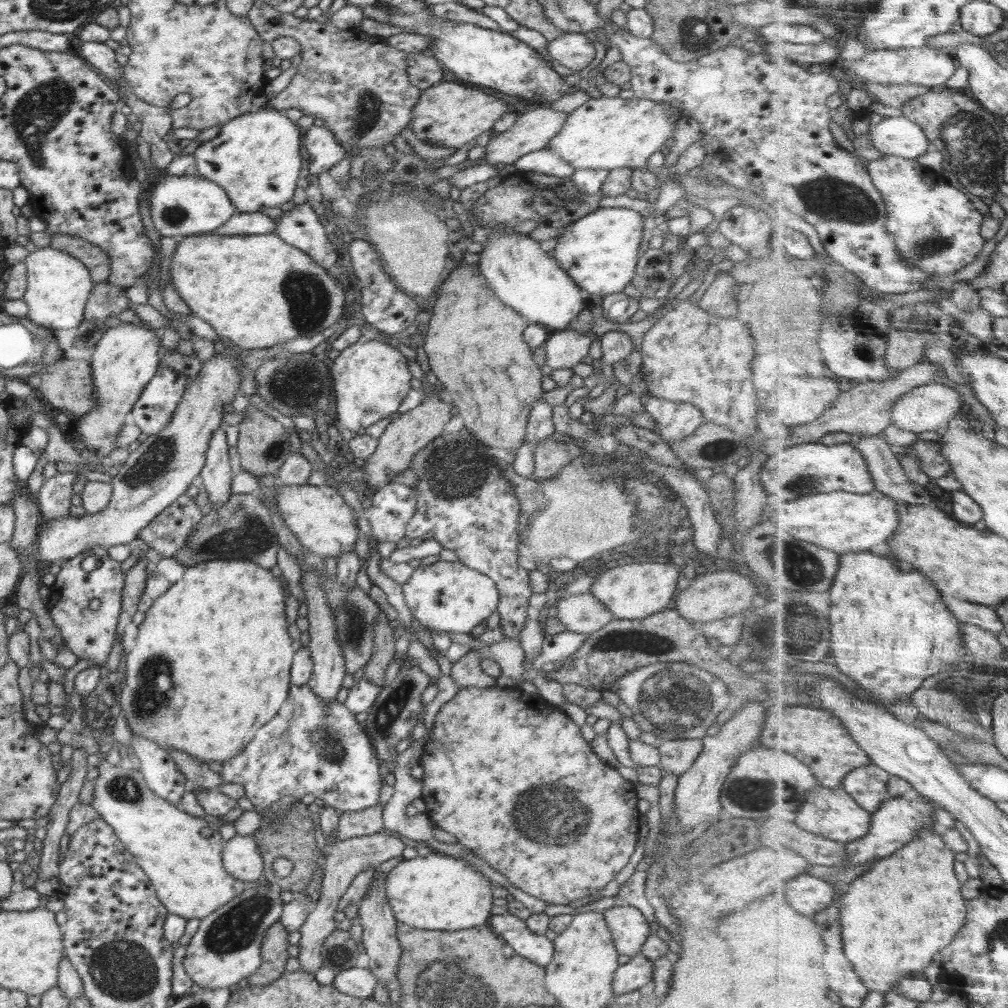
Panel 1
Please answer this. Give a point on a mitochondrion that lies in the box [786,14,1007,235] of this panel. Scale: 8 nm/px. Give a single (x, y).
(973, 149)

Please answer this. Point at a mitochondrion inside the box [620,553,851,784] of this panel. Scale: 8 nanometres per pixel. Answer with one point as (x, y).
(671, 700)

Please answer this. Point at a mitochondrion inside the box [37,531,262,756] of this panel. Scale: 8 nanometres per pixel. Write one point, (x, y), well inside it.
(149, 688)

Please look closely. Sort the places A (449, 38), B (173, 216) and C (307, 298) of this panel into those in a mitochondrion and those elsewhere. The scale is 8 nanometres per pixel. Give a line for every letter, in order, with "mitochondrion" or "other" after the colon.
A: other
B: mitochondrion
C: mitochondrion

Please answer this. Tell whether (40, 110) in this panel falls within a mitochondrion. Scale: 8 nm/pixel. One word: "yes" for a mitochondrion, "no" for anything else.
yes

